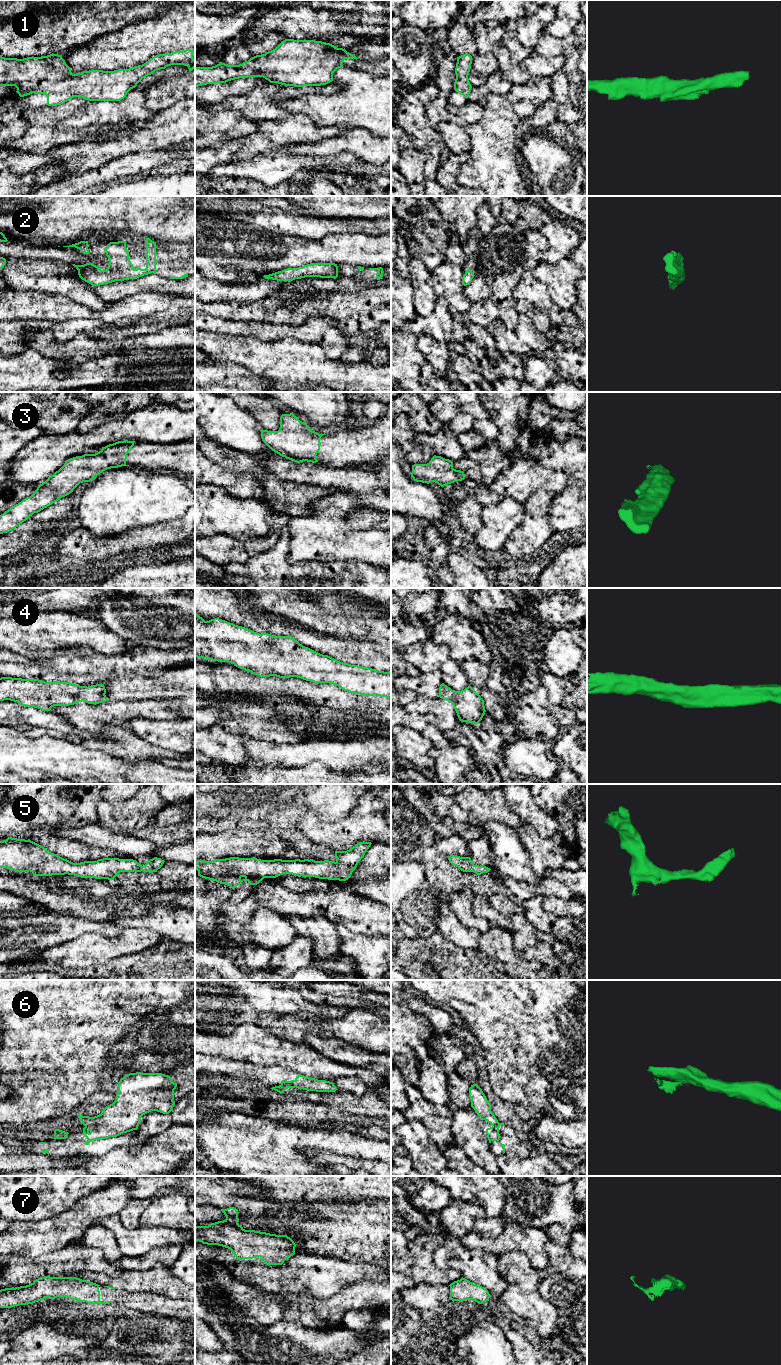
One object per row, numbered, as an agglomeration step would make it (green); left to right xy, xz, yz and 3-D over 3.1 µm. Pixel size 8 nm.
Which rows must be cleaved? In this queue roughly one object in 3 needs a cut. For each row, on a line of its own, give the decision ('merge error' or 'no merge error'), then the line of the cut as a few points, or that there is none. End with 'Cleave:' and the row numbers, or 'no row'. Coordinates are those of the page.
1: no merge error | no cut
2: no merge error | no cut
3: no merge error | no cut
4: no merge error | no cut
5: no merge error | no cut
6: merge error | xz (281, 1084), (289, 1084), (294, 1087)
7: no merge error | no cut
Cleave: 6

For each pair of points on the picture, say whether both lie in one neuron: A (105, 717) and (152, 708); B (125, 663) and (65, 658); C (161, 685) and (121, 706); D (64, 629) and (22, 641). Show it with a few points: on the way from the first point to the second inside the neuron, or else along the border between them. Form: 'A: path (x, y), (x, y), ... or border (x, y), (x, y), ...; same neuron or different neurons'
A: path (117, 713), (126, 709), (140, 708); same neuron
B: path (110, 663), (89, 663), (80, 660); same neuron
C: border (159, 699), (112, 700); different neurons
D: path (54, 630), (32, 632); same neuron

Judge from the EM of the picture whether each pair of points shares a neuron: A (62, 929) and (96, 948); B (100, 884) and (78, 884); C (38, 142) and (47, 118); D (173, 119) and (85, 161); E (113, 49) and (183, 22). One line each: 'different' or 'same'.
A: different
B: same
C: same
D: same
E: same

